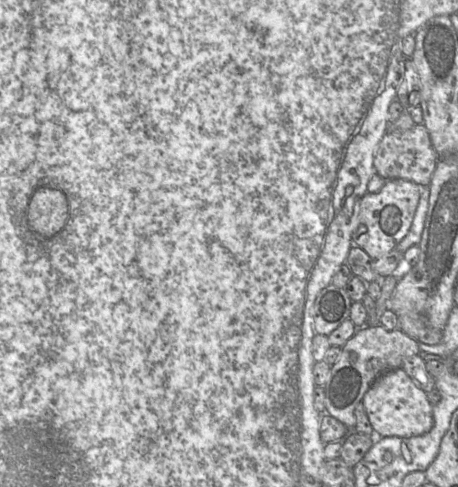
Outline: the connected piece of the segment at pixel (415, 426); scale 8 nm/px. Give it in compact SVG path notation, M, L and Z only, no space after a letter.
M402 368L378 377L364 395L362 403L375 433L381 437L420 436L434 425L433 406L427 399L427 393L417 387Z

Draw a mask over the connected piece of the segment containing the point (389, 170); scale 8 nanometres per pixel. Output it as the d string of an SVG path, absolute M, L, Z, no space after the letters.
M415 124L403 133L386 133L374 157L375 173L384 180L409 180L419 186L429 187L438 162L429 132L424 124Z

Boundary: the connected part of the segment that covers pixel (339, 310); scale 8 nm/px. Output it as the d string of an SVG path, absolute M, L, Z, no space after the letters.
M333 284L317 296L312 309L315 332L328 336L344 320L349 319L352 301L345 288Z

